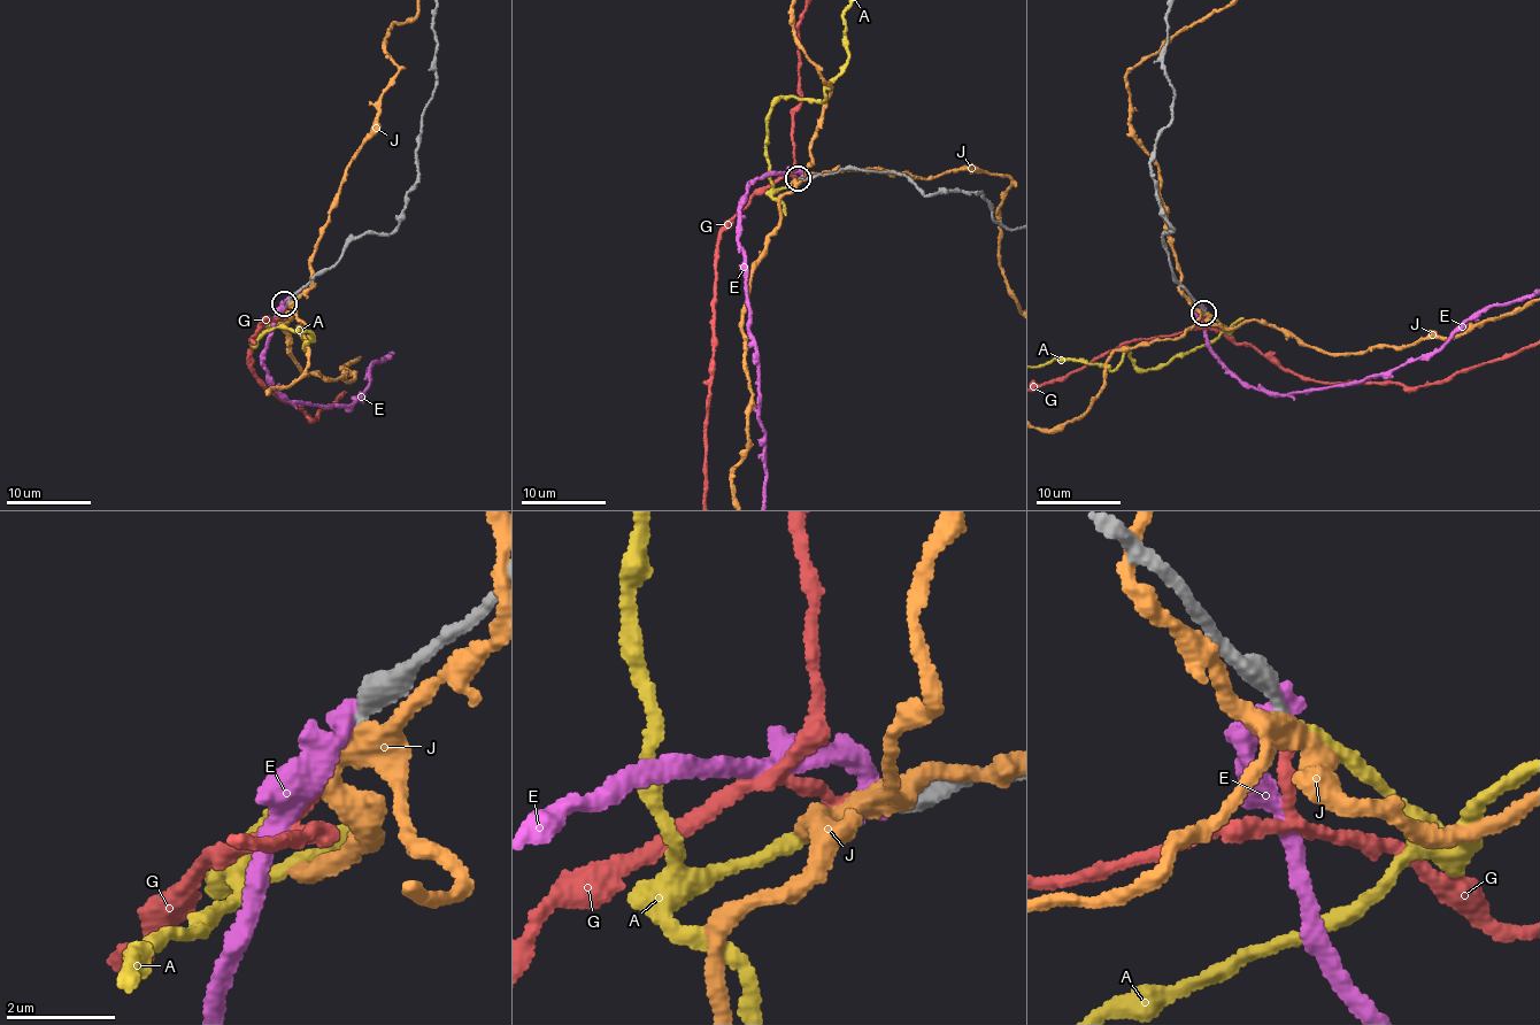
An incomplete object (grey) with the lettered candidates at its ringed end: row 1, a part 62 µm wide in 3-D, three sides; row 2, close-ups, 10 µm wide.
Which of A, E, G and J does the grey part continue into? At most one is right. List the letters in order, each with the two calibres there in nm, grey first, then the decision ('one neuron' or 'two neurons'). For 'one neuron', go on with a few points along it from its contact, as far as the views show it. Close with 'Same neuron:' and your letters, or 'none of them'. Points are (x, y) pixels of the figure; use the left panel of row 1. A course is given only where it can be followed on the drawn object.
A: calibres 200 and 200 nm; two neurons
E: calibres 360 and 320 nm; two neurons
G: calibres 260 and 200 nm; one neuron
J: calibres 300 and 360 nm; two neurons
Same neuron: G

